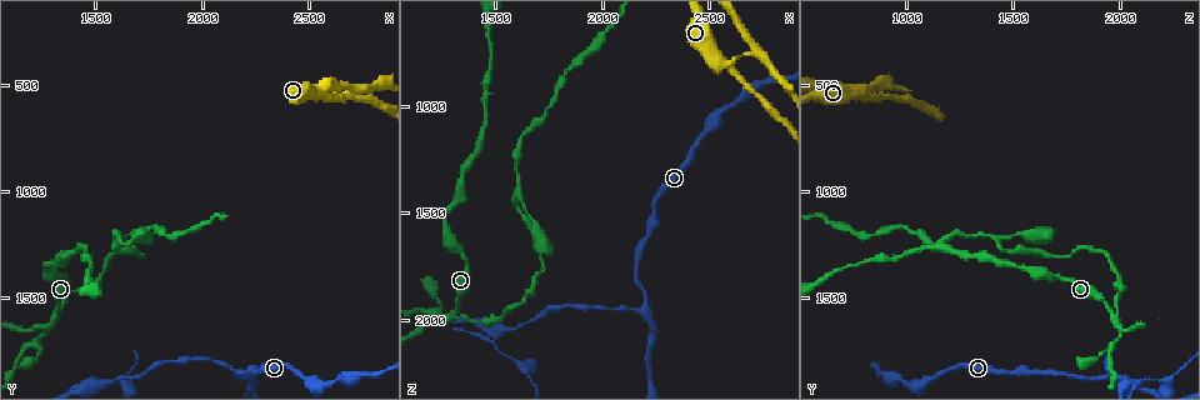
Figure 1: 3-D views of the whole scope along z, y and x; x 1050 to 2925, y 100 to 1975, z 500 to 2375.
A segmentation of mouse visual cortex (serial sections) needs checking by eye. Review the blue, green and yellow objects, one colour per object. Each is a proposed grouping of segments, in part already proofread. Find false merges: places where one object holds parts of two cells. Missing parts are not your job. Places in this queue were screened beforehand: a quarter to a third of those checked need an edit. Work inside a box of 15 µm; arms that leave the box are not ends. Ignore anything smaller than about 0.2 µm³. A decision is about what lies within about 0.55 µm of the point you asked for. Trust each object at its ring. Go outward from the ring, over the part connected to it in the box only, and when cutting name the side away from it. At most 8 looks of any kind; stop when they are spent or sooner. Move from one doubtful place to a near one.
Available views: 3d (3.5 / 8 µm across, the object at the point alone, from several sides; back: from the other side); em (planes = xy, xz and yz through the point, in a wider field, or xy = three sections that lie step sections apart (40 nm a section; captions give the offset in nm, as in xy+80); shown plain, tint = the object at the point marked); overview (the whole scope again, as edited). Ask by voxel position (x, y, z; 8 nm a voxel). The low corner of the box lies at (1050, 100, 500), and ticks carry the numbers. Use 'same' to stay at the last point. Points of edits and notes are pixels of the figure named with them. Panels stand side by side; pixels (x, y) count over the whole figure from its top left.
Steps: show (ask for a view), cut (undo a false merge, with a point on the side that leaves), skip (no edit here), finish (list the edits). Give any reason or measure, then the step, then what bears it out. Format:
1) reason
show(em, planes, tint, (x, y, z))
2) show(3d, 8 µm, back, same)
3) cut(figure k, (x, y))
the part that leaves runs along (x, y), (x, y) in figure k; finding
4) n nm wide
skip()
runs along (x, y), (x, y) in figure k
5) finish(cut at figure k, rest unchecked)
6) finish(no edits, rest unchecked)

arms part here
show(em, xy, step 1, tint, (2210, 1880, 1930))

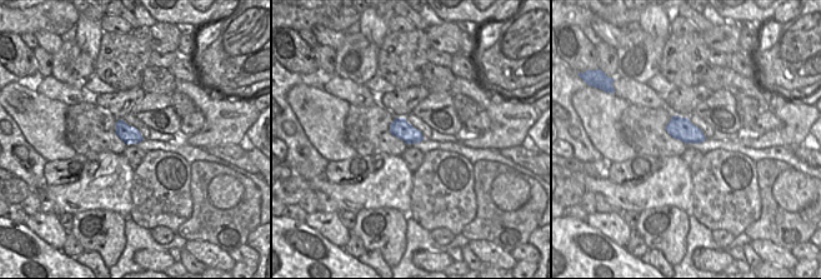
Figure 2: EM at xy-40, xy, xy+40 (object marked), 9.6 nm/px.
show(3d, 3.5 µm, back, same)

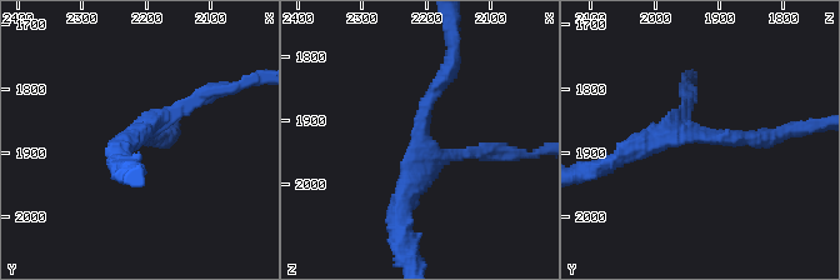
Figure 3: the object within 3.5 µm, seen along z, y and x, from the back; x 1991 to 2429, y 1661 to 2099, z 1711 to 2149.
arms of 150, 200, 300 nm
skip()
runs along (769, 135), (695, 135), (685, 93) in figure 3; one cell here

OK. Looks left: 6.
calibre changes
show(em, xy, step 5, tint, (1480, 1890, 2100))

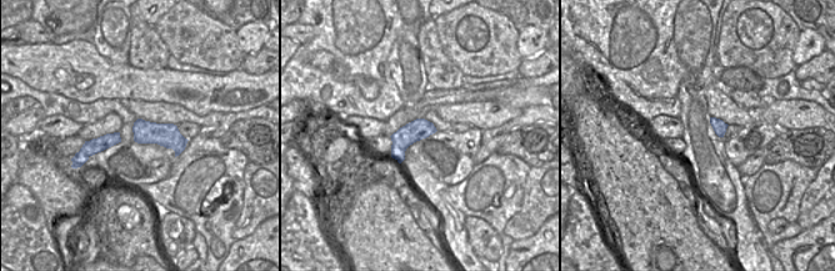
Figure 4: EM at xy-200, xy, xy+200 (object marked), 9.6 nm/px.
show(3d, 3.5 µm, same)

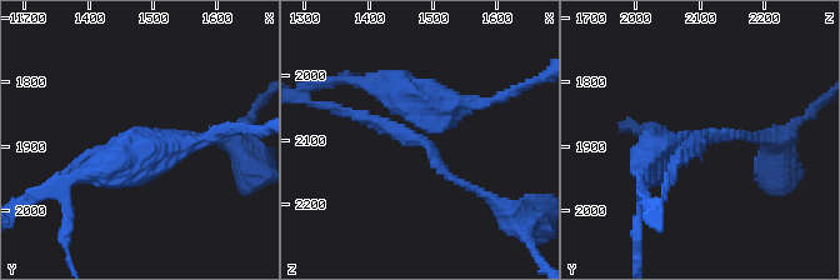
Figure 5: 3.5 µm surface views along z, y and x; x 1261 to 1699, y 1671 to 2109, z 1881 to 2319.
200 nm wide
skip()
runs along (663, 136), (666, 148), (749, 136) in figure 5; all the same cell

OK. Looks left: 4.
two arms in line, one across
show(em, planes, tint, (2590, 530, 800))

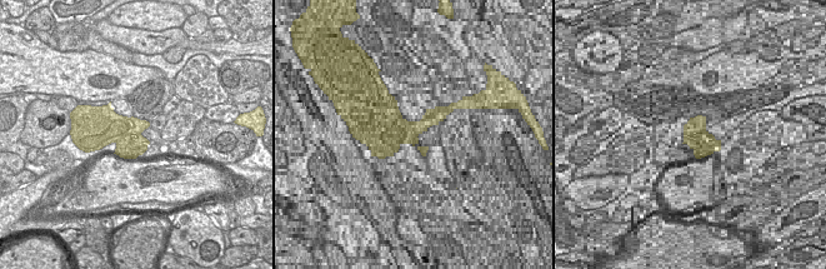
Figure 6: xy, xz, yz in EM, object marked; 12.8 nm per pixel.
wider look
show(3d, 3.5 µm, same)

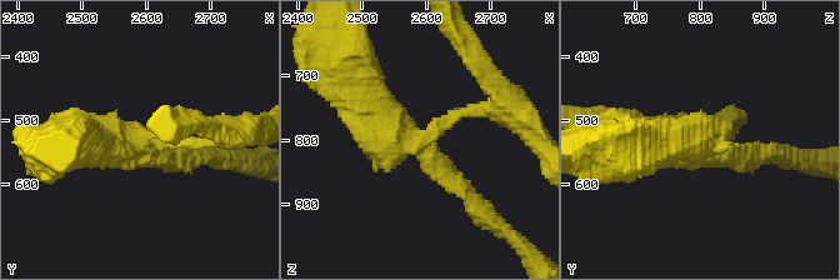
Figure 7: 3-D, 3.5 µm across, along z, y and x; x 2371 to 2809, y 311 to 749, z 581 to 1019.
arms of 150, 250, 500 nm
cut(figure 7, (468, 111))
the part that leaves runs along (380, 135), (415, 141), (445, 119), (495, 109) in figure 7; a second cell is stuck on

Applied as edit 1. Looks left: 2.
finish(cut at figure 7, rest unchecked)

